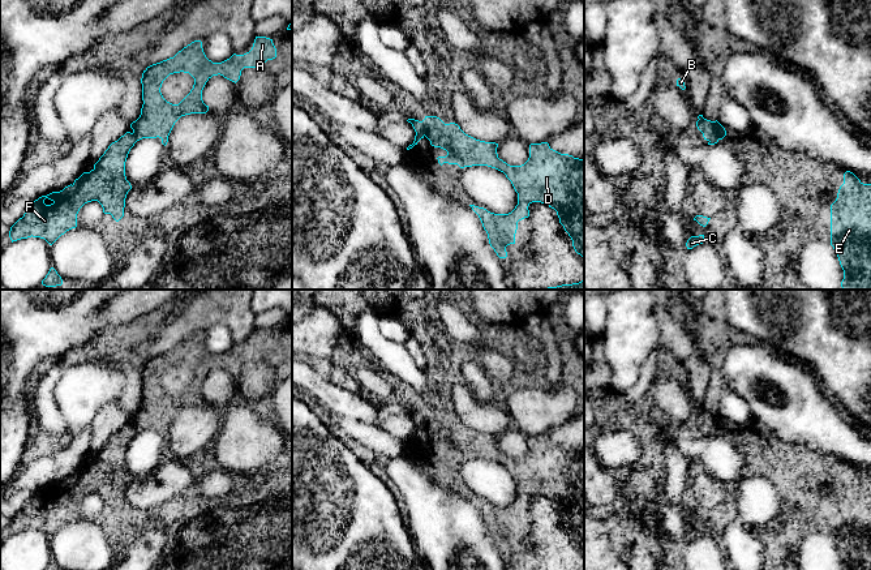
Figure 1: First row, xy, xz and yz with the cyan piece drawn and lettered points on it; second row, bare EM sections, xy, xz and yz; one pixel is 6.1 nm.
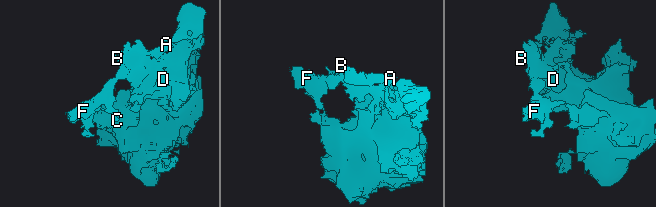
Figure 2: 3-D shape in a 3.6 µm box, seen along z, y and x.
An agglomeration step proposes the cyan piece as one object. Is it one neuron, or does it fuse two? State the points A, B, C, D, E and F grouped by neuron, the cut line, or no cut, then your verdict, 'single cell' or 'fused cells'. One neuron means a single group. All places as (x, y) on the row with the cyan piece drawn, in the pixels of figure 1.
A B C D E F; no cut; single cell

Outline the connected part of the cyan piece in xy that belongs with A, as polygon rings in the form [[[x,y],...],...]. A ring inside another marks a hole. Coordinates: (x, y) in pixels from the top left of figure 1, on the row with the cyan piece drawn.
[[[256,37],[249,52],[233,53],[222,63],[209,60],[202,42],[194,40],[173,57],[147,67],[141,78],[143,104],[140,117],[130,124],[133,132],[126,132],[112,142],[90,172],[83,172],[60,192],[35,200],[10,227],[12,243],[33,236],[52,245],[66,231],[77,227],[80,209],[91,201],[98,201],[103,213],[111,214],[119,222],[124,217],[126,194],[132,189],[125,176],[125,162],[134,143],[142,138],[159,137],[166,146],[175,123],[181,116],[209,111],[209,106],[202,100],[202,90],[213,76],[220,74],[236,83],[244,68],[263,67],[267,60],[275,57],[273,39],[266,37]],[[180,72],[189,73],[194,85],[179,104],[172,104],[163,98],[160,87],[170,74]]]

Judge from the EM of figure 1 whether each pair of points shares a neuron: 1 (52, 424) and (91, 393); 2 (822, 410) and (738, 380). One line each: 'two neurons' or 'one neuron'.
1: two neurons
2: one neuron

